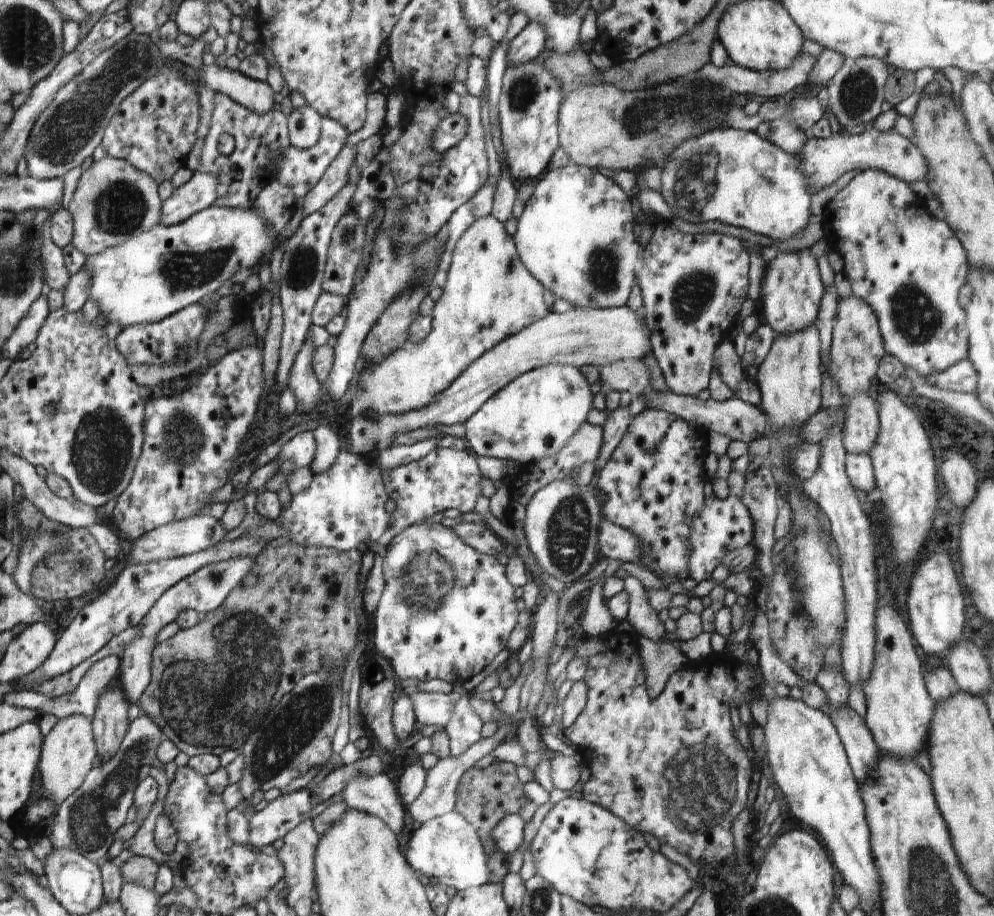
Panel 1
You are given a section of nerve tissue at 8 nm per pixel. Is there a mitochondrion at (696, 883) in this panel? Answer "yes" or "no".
no

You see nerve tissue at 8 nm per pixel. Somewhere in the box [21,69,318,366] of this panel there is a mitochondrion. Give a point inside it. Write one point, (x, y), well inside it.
(177, 271)

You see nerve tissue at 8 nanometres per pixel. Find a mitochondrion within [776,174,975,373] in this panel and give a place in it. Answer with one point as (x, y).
(917, 317)

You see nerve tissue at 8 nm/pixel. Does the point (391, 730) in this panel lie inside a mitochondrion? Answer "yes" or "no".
no

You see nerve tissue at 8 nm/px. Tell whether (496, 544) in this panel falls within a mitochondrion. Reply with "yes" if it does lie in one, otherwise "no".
no

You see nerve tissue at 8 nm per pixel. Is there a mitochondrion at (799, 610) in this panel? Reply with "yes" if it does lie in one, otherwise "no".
no

